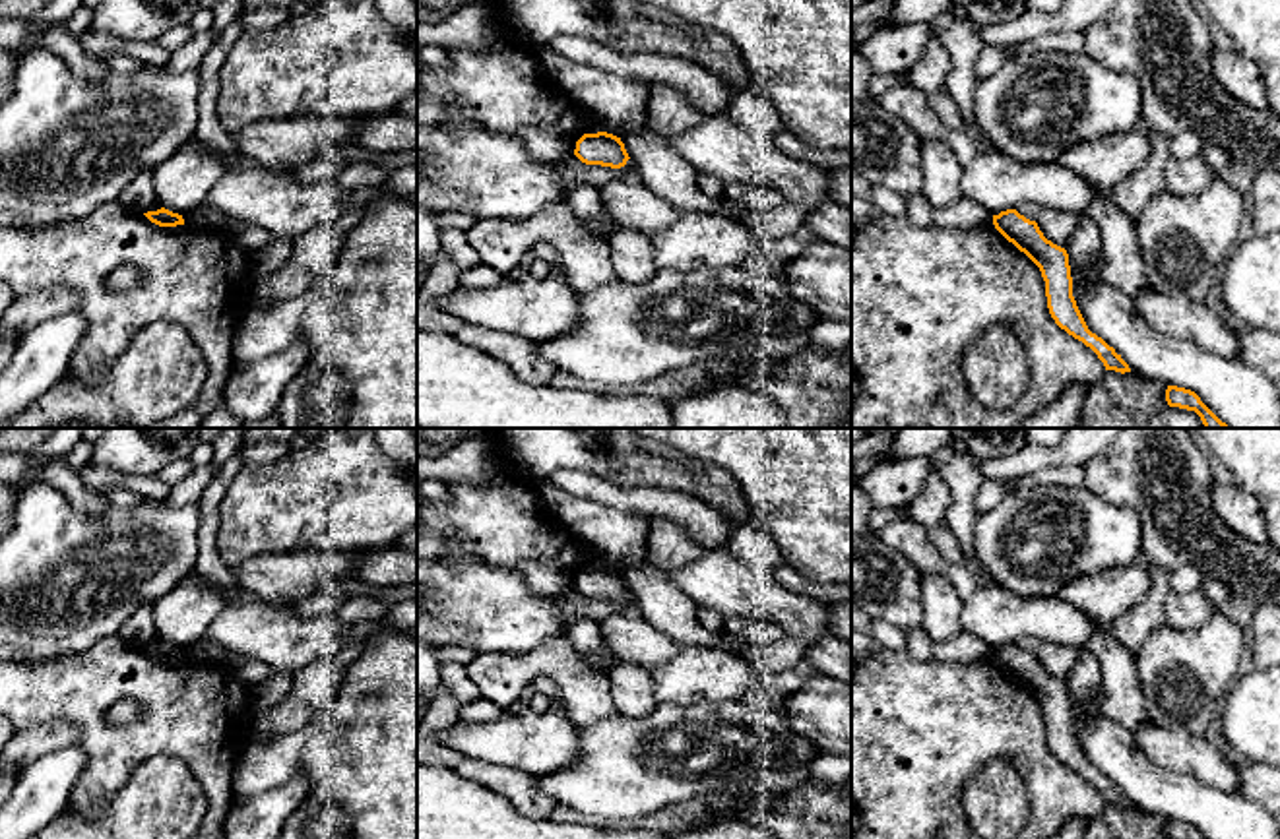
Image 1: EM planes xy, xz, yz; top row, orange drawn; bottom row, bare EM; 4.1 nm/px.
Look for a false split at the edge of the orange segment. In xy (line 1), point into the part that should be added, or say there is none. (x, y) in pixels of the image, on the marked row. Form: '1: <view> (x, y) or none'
1: none

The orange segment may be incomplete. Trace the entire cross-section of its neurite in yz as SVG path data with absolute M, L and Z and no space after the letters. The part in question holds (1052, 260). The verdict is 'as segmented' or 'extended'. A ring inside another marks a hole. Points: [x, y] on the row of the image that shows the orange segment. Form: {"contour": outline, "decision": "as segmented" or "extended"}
{"contour": "M1016 209L993 215L993 225L1008 242L1012 242L1040 267L1045 281L1047 308L1055 324L1090 347L1104 362L1105 370L1121 374L1131 372L1121 355L1088 329L1072 296L1072 277L1067 250L1047 240L1038 223L1026 219Z", "decision": "as segmented"}

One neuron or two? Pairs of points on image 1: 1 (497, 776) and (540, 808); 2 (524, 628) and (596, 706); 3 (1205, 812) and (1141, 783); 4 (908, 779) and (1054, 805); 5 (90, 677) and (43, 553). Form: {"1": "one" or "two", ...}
{"1": "one", "2": "two", "3": "one", "4": "one", "5": "two"}

